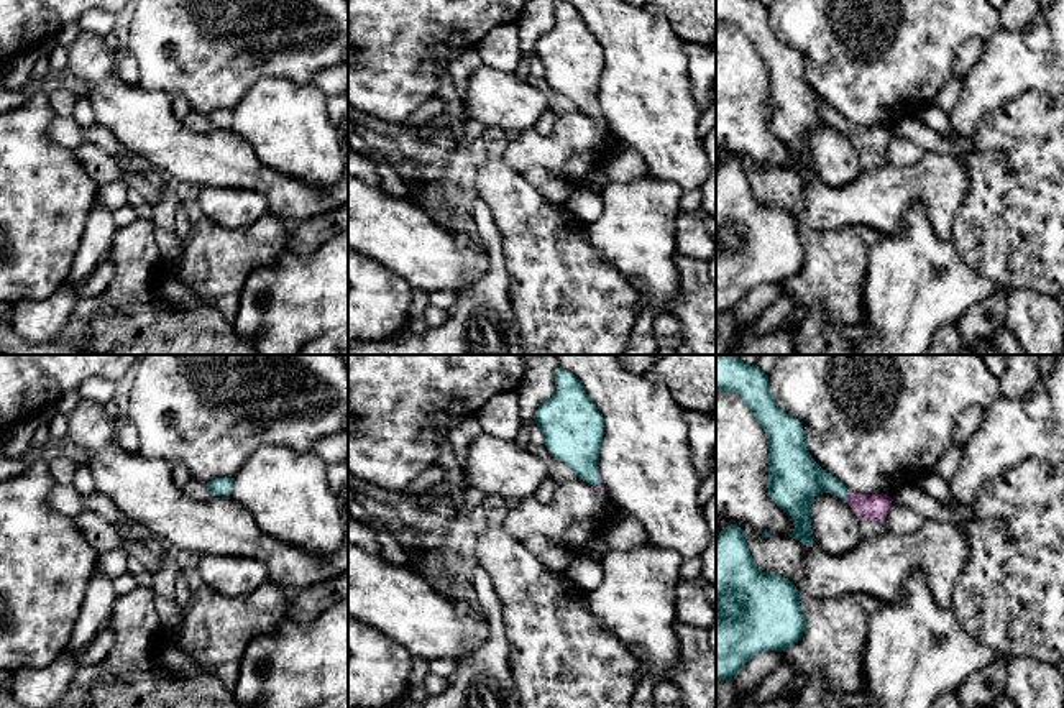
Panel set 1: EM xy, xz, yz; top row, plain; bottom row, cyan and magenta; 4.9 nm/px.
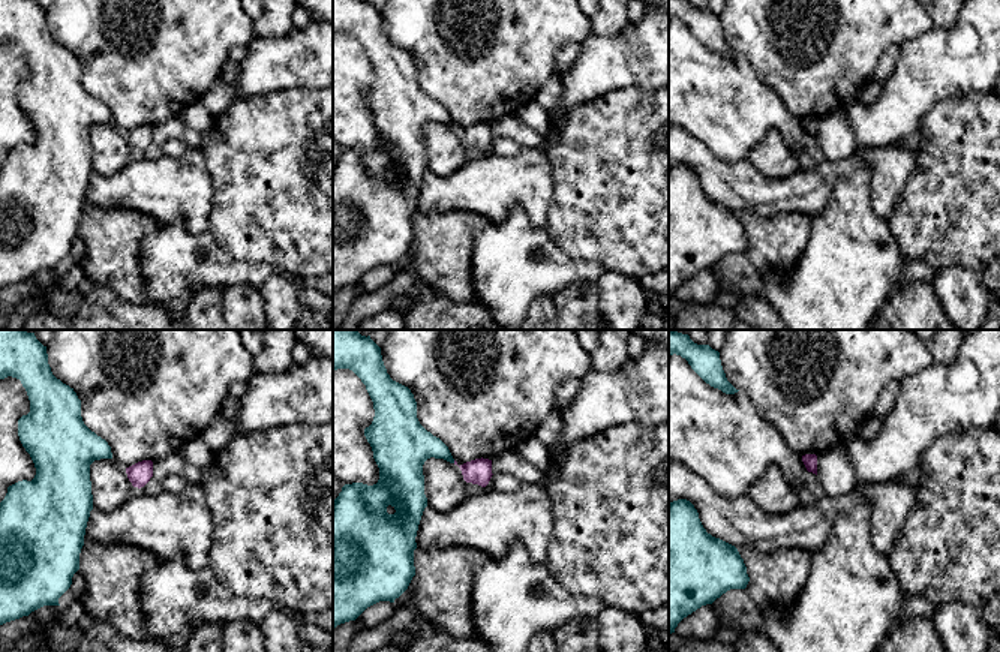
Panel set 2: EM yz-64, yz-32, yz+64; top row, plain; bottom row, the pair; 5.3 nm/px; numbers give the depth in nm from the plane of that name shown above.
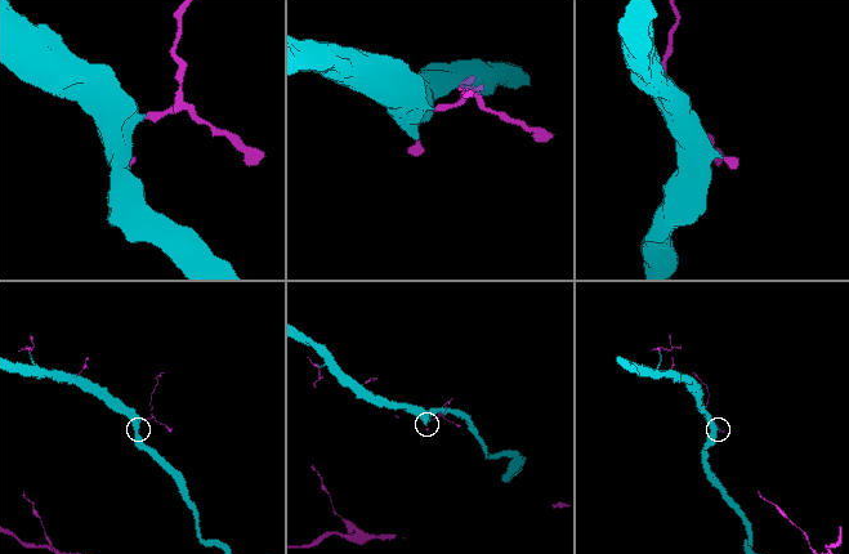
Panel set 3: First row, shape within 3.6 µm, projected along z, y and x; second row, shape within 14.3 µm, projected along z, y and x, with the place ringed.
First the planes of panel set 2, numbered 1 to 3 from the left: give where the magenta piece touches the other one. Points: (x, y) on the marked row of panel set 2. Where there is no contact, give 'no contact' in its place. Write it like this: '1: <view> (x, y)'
1: no contact
2: no contact
3: no contact

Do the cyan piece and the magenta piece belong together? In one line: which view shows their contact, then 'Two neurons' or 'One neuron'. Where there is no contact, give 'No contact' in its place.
Touches cyan in yz. One neuron

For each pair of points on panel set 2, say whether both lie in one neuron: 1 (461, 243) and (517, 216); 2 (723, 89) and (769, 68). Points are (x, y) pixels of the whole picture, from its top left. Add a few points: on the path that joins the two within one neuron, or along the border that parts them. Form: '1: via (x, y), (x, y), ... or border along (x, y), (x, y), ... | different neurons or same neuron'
1: border along (489, 222), (476, 236), (471, 272) | different neurons
2: border along (739, 54), (747, 60), (753, 72), (781, 98) | different neurons

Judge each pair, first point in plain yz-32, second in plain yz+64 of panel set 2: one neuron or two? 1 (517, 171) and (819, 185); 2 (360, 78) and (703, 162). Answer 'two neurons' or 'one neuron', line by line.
1: one neuron
2: two neurons

